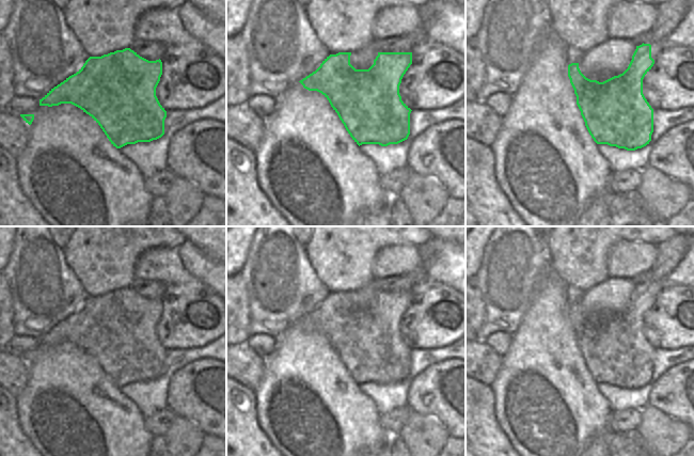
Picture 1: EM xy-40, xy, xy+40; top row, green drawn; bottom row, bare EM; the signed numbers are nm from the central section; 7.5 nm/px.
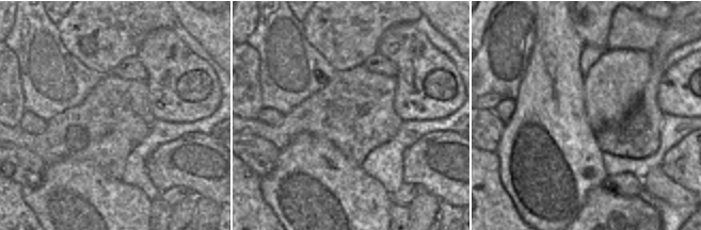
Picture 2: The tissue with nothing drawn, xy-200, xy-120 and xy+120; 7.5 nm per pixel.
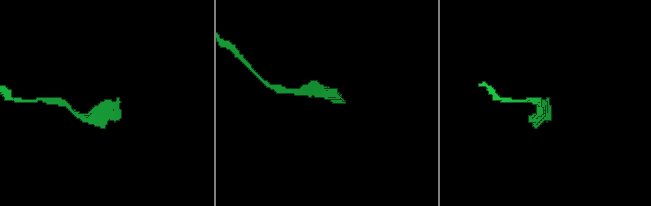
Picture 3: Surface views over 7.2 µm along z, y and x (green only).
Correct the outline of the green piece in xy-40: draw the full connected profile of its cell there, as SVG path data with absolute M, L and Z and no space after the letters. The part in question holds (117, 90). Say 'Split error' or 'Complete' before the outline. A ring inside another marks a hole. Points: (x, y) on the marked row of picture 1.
Complete. M130 48L101 57L90 57L83 66L51 89L40 106L72 104L89 114L116 148L138 142L151 142L164 135L167 111L156 96L162 75L161 60L148 61Z

